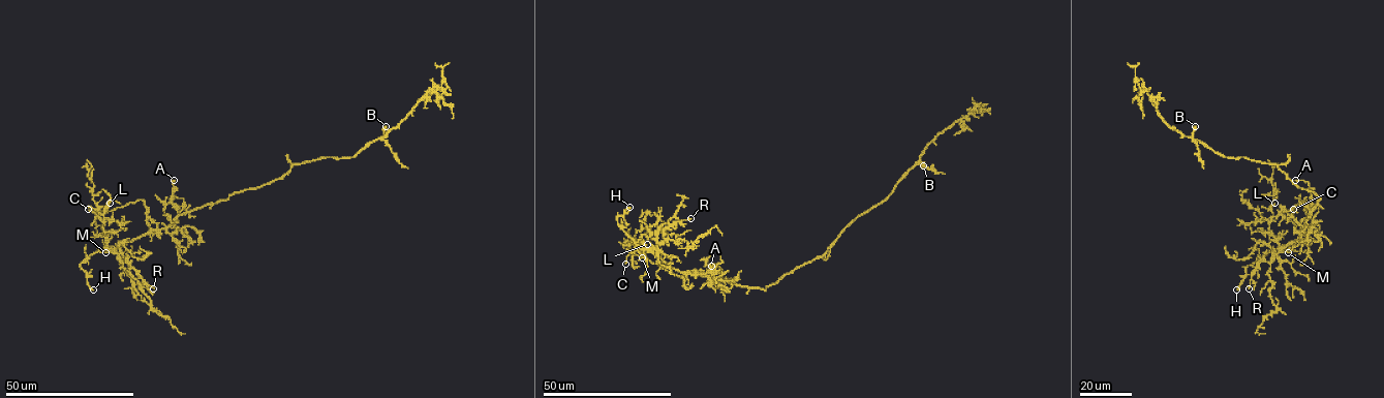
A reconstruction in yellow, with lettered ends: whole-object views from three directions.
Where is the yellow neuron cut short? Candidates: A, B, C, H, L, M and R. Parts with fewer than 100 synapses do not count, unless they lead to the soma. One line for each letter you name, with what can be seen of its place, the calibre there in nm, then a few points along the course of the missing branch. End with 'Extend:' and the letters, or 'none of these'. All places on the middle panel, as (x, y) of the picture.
H: (629, 207) | 280 nm | (629, 207), (632, 204), (621, 196), (608, 197), (589, 219)
Extend: H

